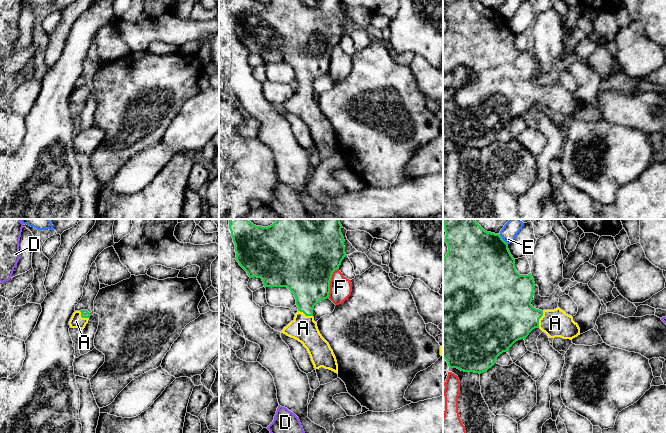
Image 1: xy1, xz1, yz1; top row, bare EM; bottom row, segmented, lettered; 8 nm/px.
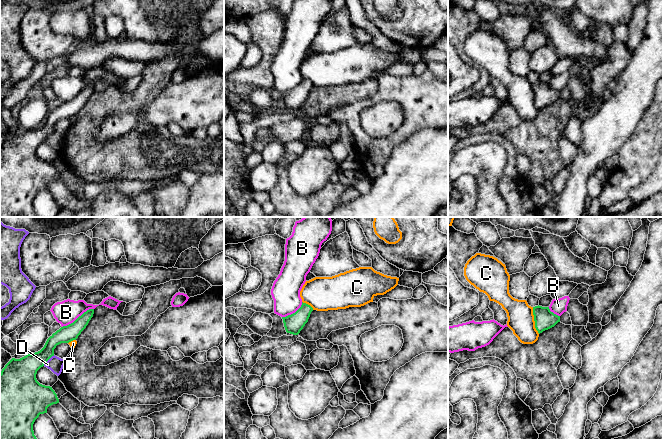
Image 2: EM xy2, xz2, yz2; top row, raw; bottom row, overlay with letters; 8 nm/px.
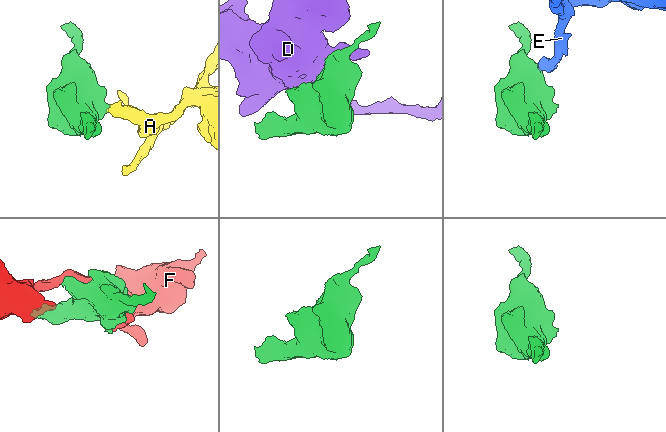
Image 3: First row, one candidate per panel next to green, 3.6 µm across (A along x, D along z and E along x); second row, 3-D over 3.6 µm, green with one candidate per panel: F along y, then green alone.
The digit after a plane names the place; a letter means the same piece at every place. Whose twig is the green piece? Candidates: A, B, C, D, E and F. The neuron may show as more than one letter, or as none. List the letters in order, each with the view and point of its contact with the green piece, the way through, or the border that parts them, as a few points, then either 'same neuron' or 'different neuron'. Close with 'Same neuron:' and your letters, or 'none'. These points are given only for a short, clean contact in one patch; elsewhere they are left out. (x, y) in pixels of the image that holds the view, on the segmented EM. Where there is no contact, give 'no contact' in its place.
A: yz1 (539, 318) | across yz1 (508, 316), (539, 318), (555, 323) | same neuron
B: xy2 (78, 317) | different neuron
C: yz2 (534, 320) | along yz2 (532, 307), (535, 329), (539, 333) | different neuron
D: xy2 (48, 359) | different neuron
E: yz1 (502, 239) | along yz1 (499, 234), (507, 244) | different neuron
F: xz1 (329, 283) | different neuron
Same neuron: A

